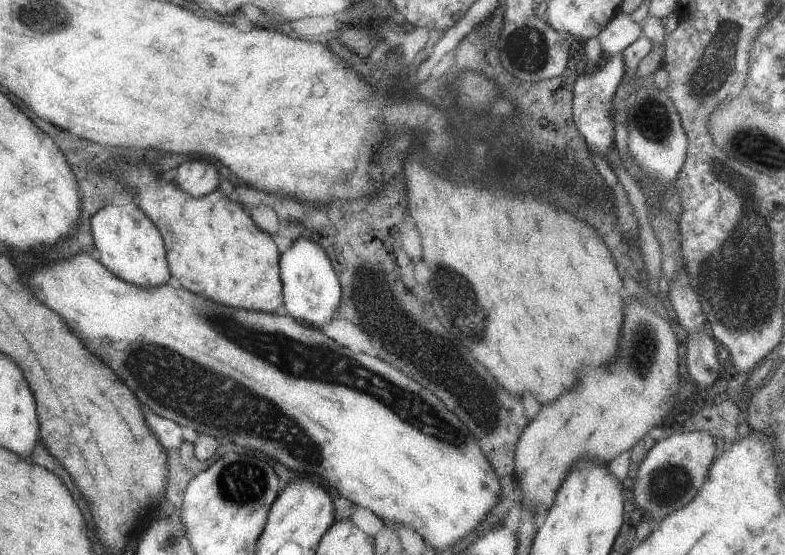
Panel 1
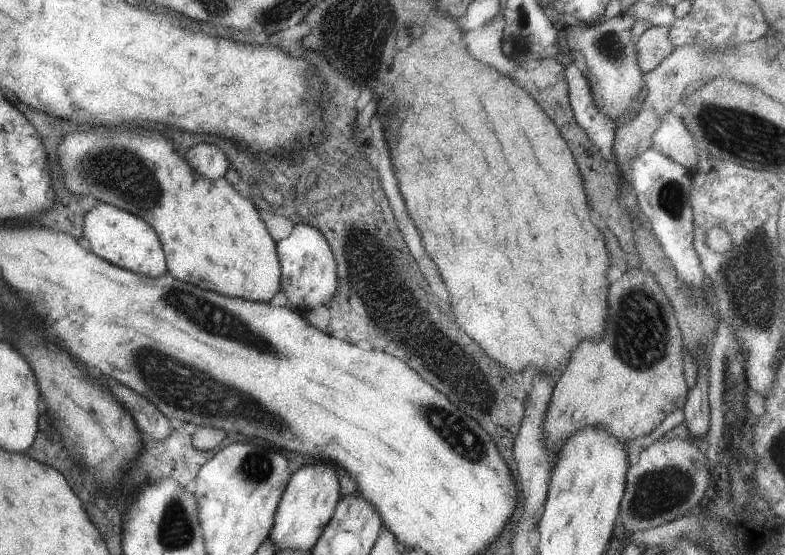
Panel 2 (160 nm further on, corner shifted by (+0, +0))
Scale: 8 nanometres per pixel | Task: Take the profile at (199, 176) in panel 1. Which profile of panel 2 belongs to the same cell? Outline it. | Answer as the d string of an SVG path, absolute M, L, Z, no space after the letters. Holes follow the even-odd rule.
M195 144L187 154L185 160L191 164L191 168L205 178L219 178L227 172L229 162L223 158L221 150L217 150L211 144Z

